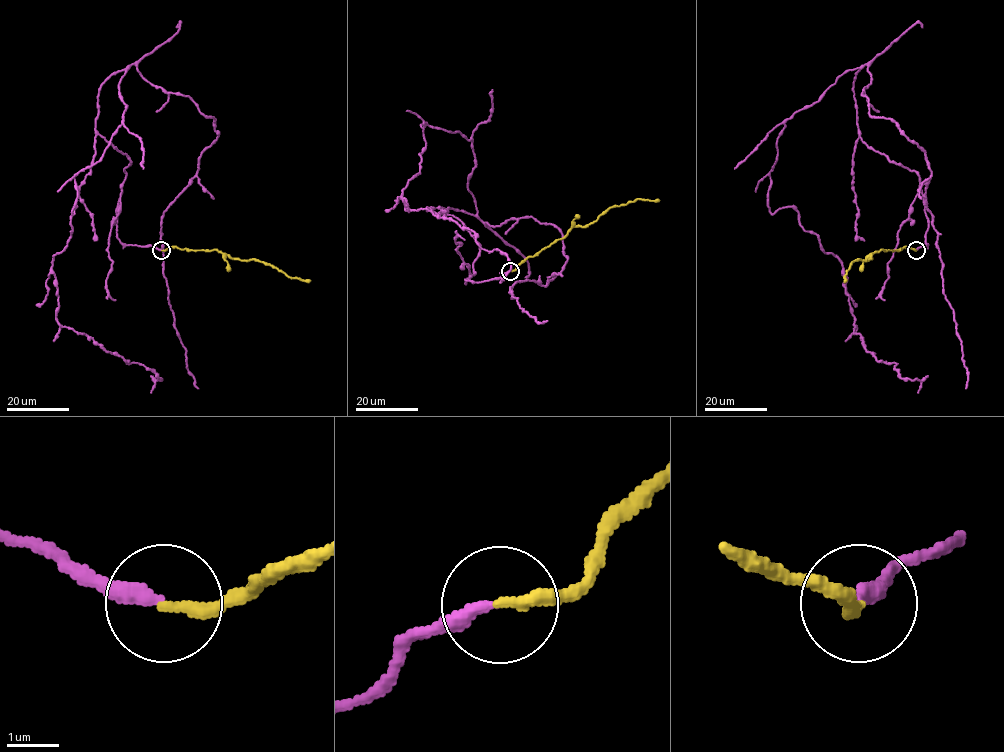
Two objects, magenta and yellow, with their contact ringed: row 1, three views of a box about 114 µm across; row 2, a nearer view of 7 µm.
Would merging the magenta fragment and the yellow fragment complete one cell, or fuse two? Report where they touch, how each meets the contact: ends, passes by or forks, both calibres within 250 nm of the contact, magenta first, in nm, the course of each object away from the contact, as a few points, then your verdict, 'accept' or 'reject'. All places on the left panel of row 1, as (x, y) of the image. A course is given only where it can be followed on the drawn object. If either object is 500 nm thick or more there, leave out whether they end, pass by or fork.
at (161, 250); magenta ends there; yellow ends there; 280 nm thick on the magenta side, 240 nm on the other; magenta runs (161, 250), (117, 236), (131, 160), (95, 129), (126, 68), (52, 272), (56, 320), (149, 368), (150, 393); yellow runs (161, 250), (177, 247), (216, 250), (233, 258), (257, 259), (272, 265), (289, 276), (310, 281); accept

